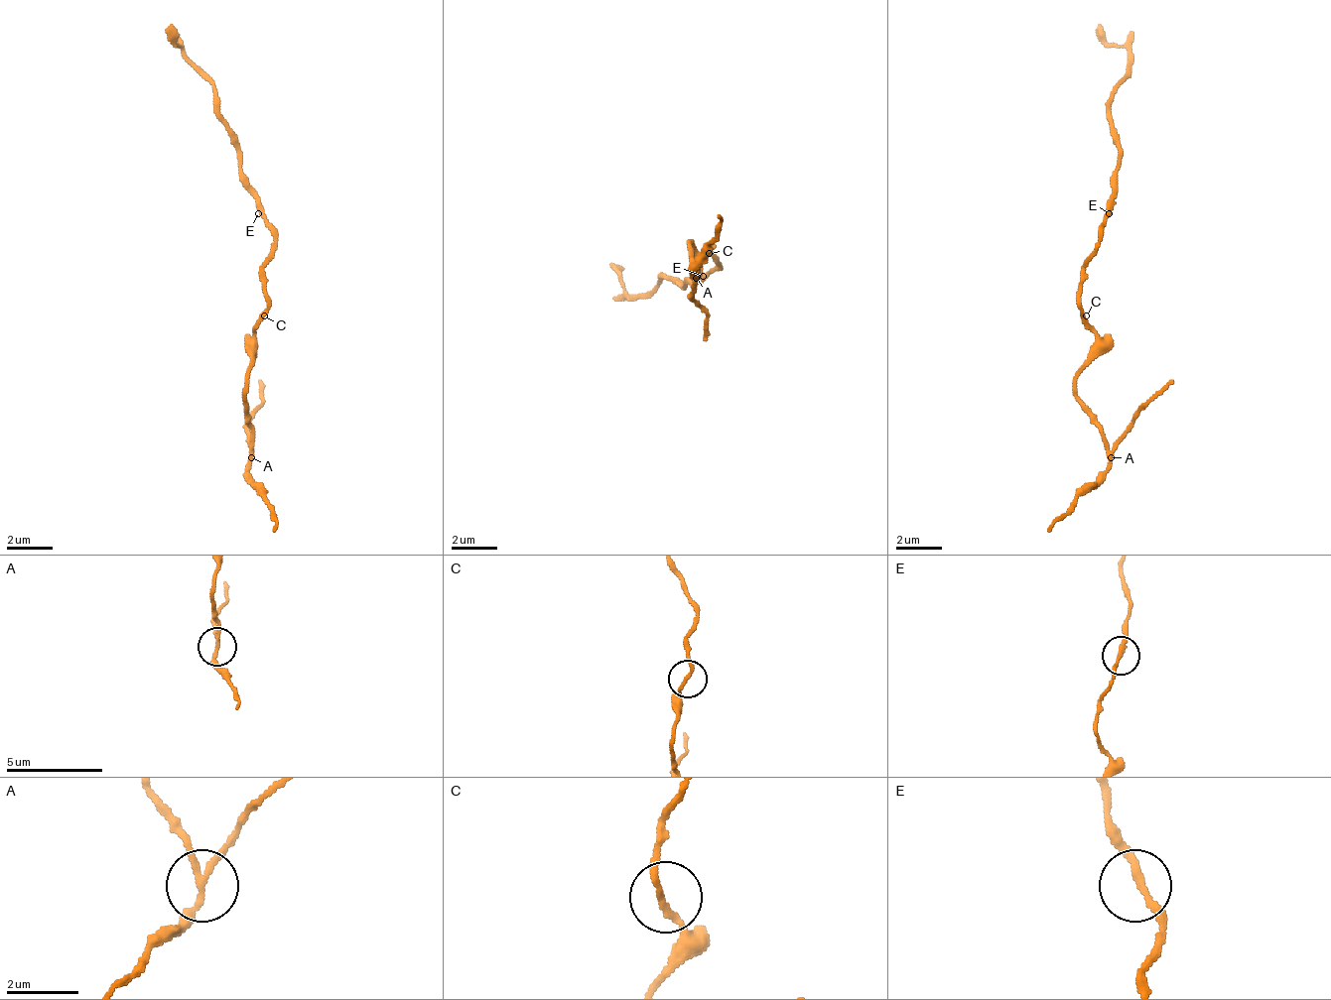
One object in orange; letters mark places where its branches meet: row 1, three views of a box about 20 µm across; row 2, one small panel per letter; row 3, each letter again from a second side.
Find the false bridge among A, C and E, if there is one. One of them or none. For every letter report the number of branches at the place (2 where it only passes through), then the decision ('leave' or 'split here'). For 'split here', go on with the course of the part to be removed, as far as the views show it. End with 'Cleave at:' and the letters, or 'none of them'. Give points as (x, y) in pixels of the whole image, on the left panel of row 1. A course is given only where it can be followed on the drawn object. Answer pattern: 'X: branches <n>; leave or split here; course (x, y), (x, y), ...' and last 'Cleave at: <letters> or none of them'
A: branches 3; split here; course (252, 458), (246, 425), (264, 402), (258, 379)
C: branches 2; leave
E: branches 2; leave
Cleave at: A

